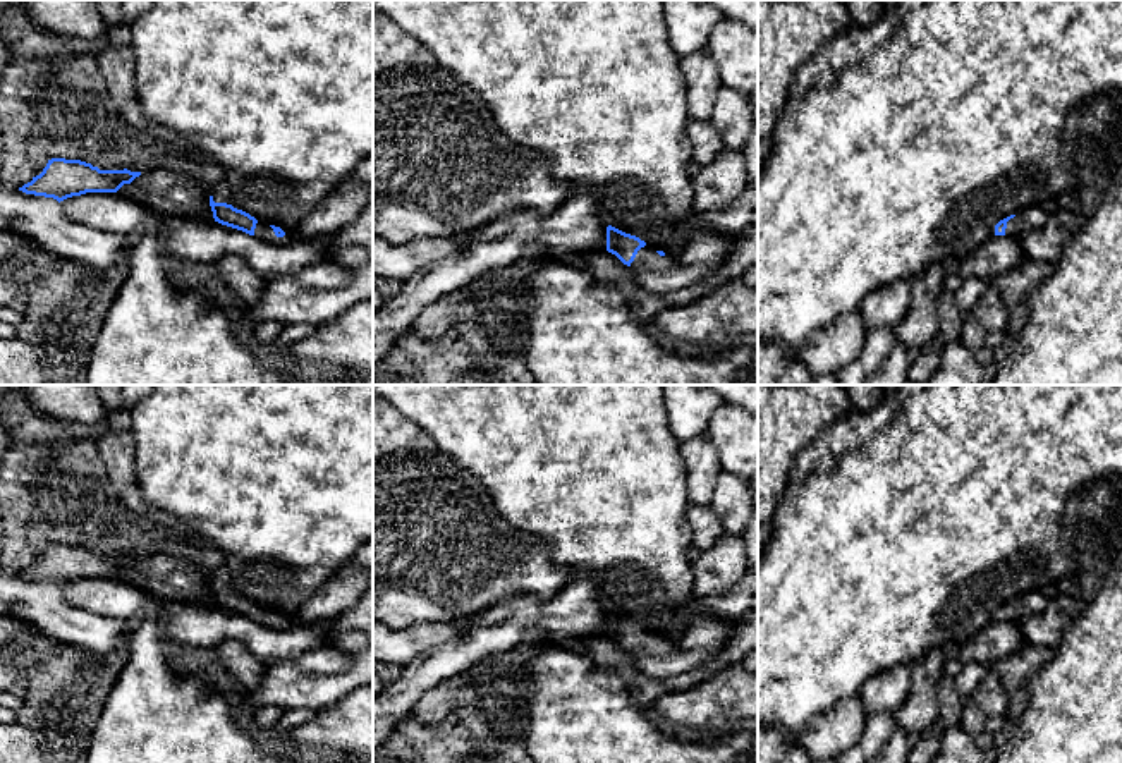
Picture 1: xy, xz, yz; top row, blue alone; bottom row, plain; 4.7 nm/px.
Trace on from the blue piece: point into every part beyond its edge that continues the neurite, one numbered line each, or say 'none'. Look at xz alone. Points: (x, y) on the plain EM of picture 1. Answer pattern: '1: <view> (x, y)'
1: xz (705, 636)

